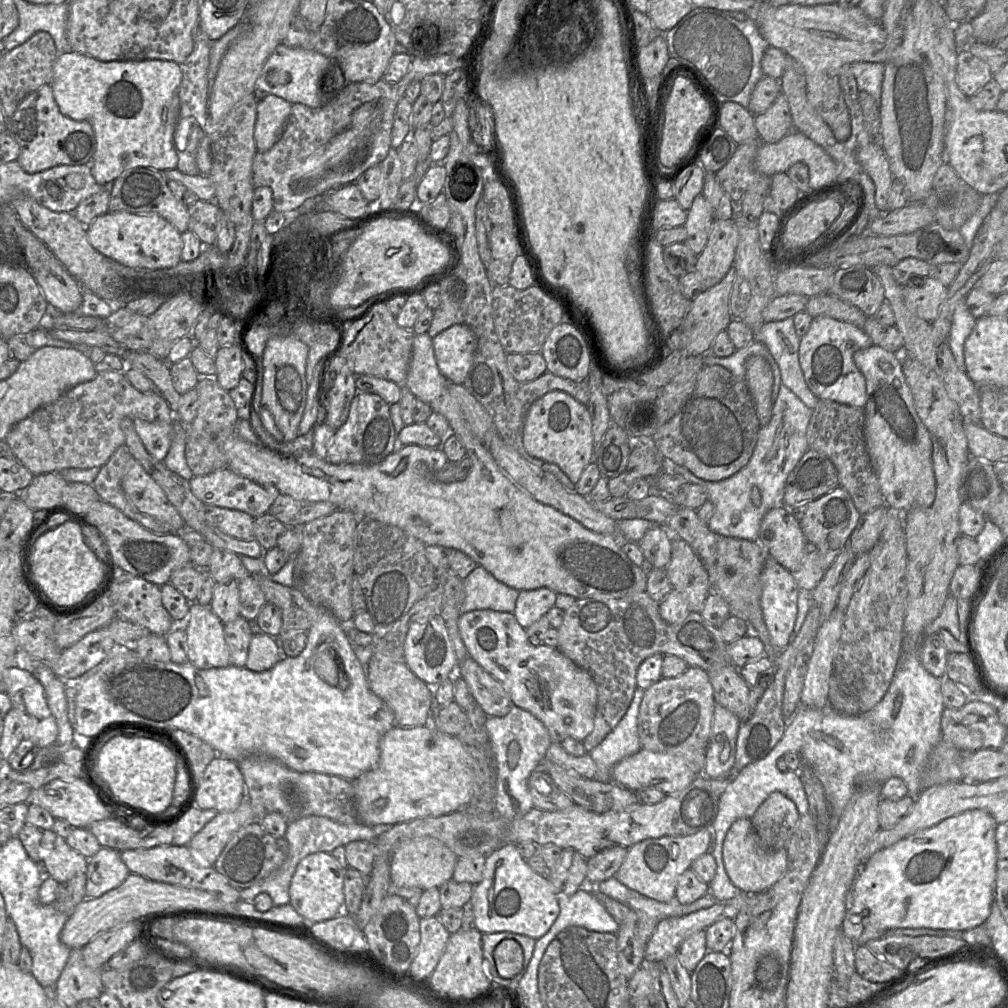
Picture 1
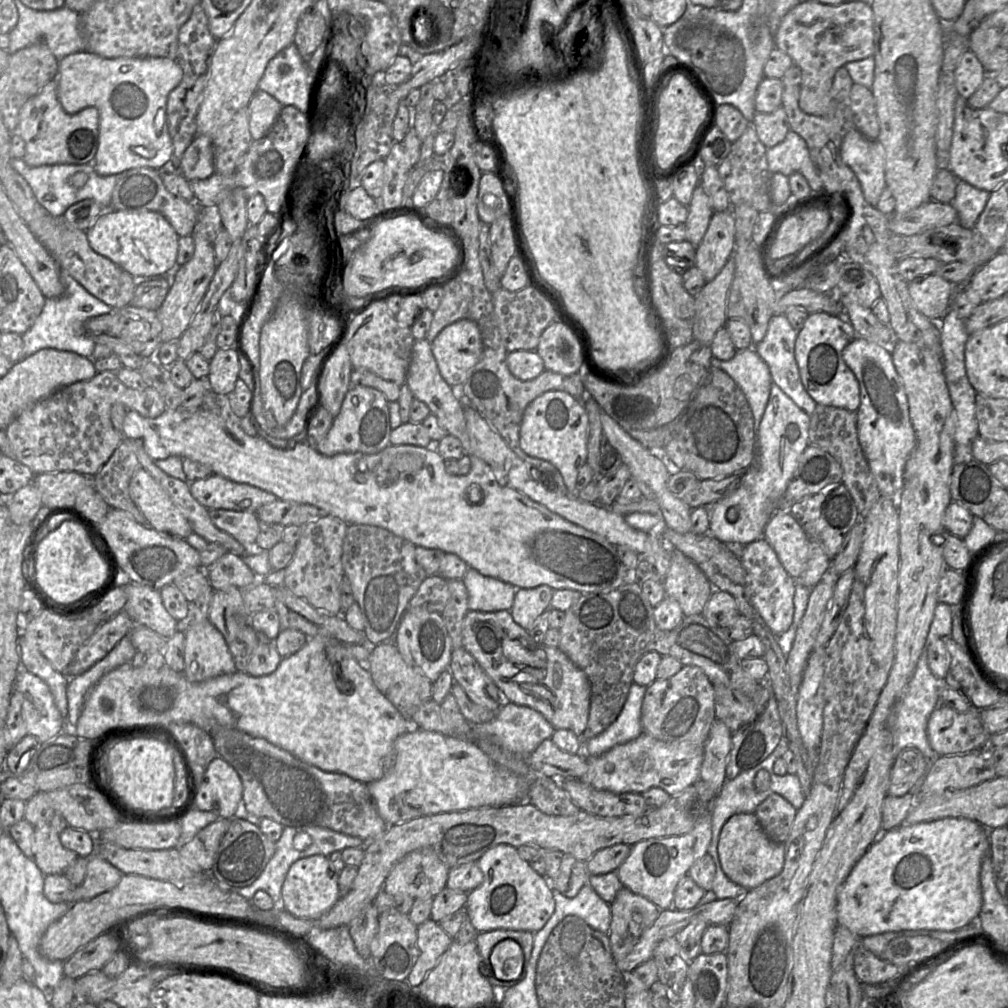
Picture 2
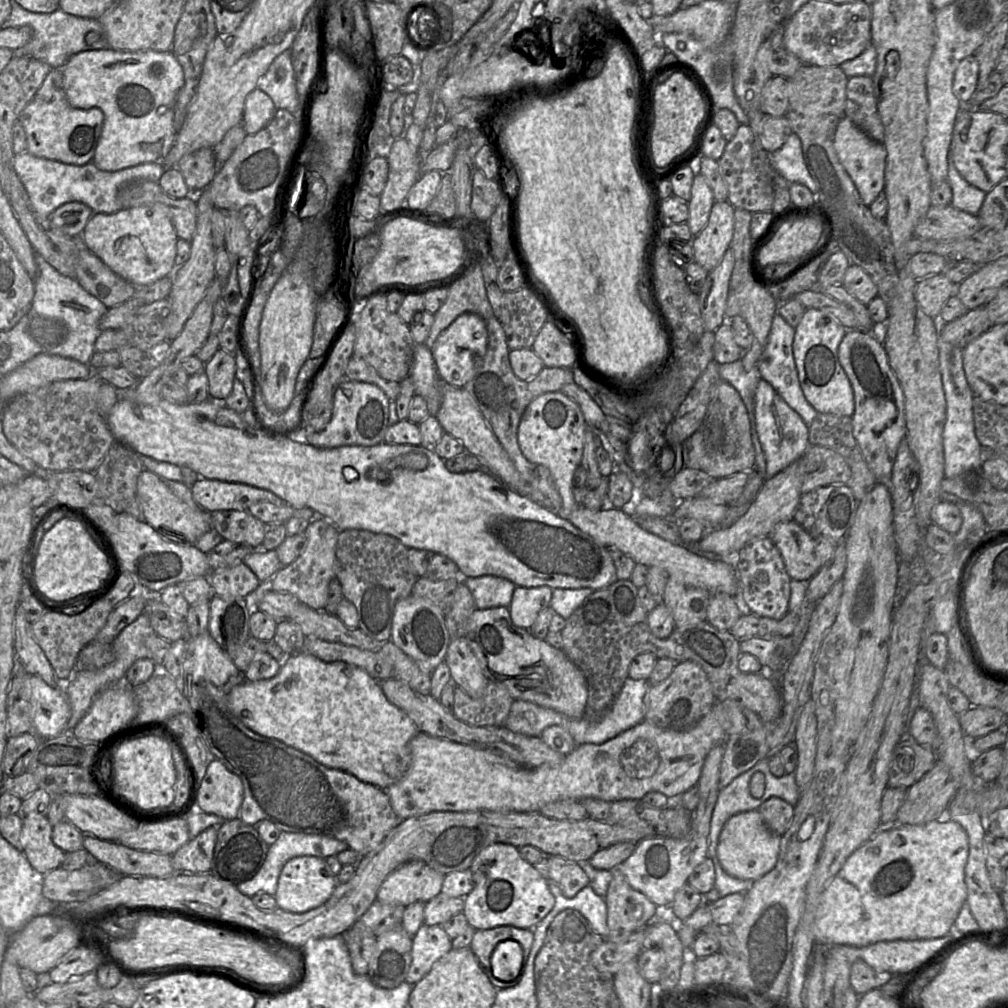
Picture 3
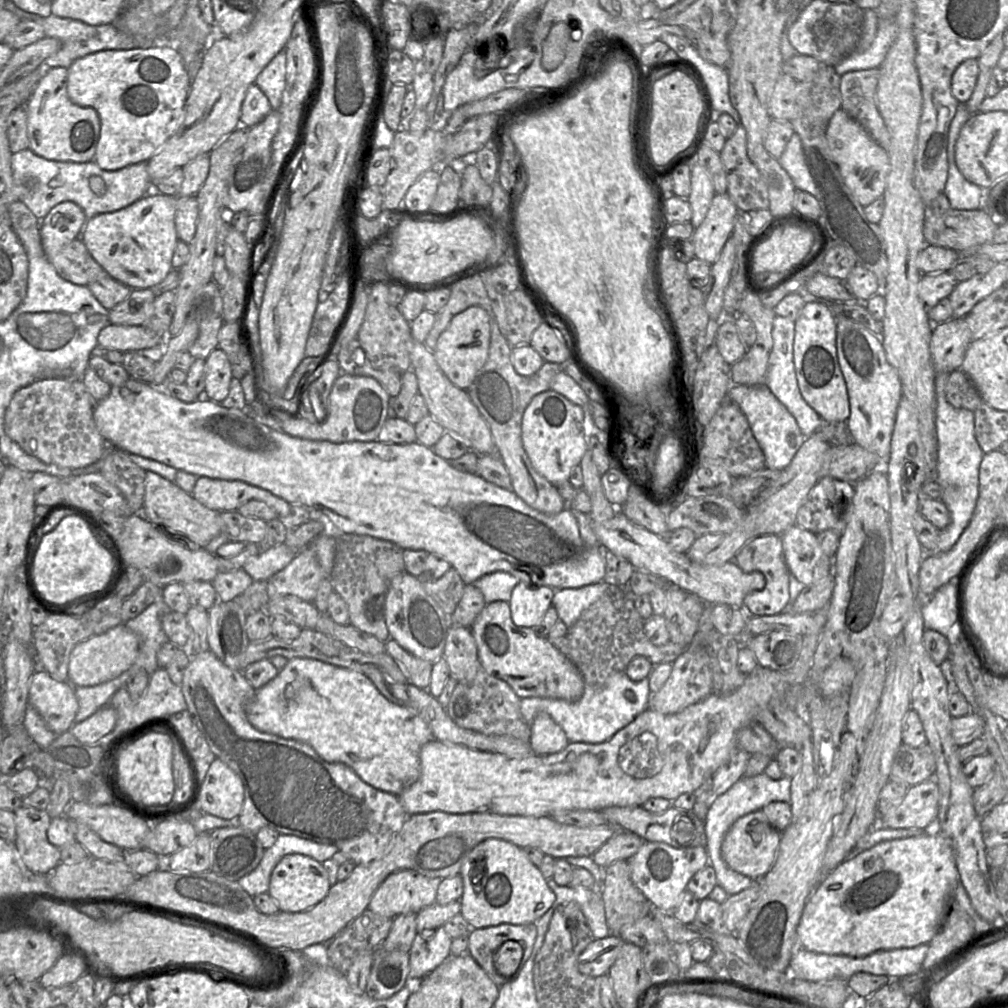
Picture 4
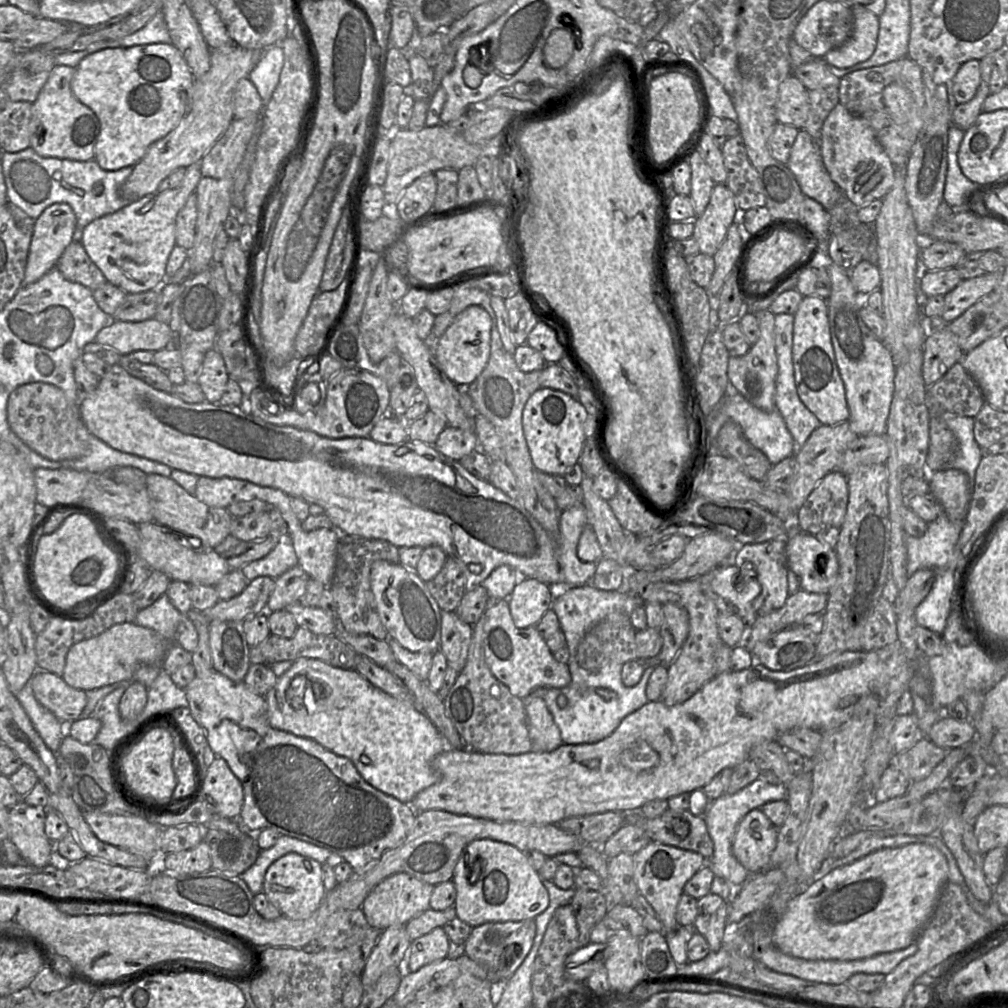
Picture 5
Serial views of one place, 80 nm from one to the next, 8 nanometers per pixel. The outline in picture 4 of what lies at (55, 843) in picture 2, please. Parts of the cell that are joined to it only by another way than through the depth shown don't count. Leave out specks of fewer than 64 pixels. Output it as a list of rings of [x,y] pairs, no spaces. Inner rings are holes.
[[[24,805],[16,809],[14,815],[16,838],[13,845],[19,858],[32,872],[50,875],[50,873],[61,863],[60,848],[51,844],[47,838],[47,830],[52,818],[45,810],[38,810]]]

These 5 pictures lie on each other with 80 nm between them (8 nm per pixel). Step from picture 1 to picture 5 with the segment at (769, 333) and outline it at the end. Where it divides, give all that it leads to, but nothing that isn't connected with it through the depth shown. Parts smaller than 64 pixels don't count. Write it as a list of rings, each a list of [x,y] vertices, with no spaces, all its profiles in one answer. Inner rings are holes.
[[[775,315],[775,351],[778,364],[775,391],[775,409],[782,415],[791,433],[796,447],[802,447],[812,432],[823,425],[818,418],[803,404],[797,394],[792,357],[794,315]]]

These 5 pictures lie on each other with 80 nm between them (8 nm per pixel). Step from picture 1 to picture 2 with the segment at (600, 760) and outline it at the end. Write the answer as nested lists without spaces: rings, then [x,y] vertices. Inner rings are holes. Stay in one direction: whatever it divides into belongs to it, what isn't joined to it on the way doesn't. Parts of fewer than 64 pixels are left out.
[[[633,682],[618,718],[600,735],[583,743],[587,756],[598,757],[613,747],[637,739],[642,733],[641,710],[646,687]]]

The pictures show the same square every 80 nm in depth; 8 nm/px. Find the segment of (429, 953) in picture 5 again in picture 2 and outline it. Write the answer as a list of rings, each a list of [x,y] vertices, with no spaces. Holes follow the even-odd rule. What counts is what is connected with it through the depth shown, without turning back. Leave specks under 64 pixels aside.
[[[430,918],[418,925],[416,943],[418,955],[406,979],[411,988],[417,988],[423,982],[452,941],[440,924]]]

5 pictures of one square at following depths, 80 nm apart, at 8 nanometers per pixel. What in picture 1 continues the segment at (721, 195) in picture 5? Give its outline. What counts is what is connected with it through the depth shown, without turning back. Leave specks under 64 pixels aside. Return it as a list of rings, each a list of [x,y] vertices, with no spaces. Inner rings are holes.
[[[714,220],[706,246],[693,268],[702,279],[703,291],[719,283],[733,266],[737,244],[735,221]]]

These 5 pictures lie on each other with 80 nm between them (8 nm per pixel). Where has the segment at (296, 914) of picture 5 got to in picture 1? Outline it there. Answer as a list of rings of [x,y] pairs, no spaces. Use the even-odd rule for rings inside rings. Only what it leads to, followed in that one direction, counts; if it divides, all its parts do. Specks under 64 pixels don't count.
[[[316,852],[303,858],[297,865],[289,886],[289,904],[308,923],[334,918],[343,911],[345,870],[331,852]]]

